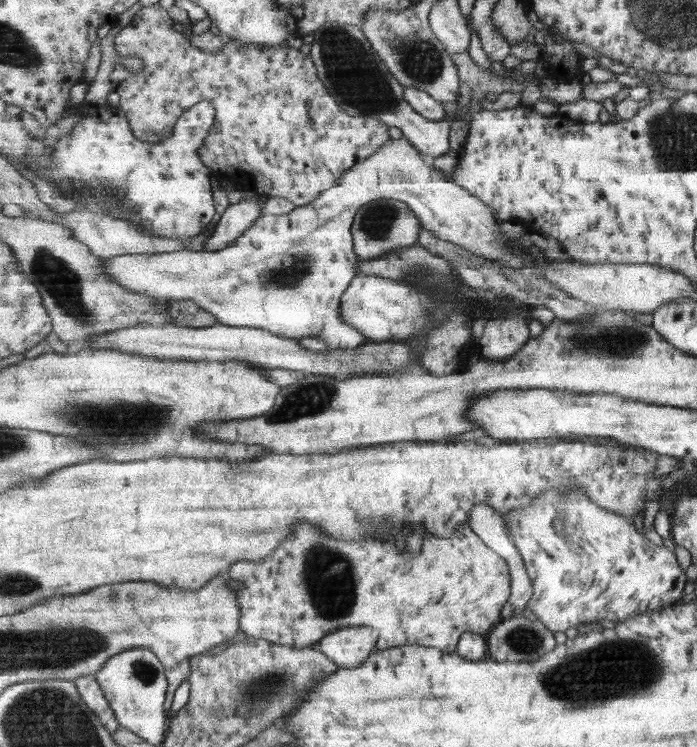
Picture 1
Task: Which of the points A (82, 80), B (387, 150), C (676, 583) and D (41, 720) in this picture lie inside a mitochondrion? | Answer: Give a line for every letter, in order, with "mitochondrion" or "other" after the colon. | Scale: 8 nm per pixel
A: other
B: other
C: other
D: mitochondrion

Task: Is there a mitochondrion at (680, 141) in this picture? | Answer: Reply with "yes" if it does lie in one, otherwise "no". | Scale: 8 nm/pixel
yes

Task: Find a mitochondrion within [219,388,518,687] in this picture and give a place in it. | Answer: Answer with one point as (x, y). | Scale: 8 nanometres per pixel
(329, 574)

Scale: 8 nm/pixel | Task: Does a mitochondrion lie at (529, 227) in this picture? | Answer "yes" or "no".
no

